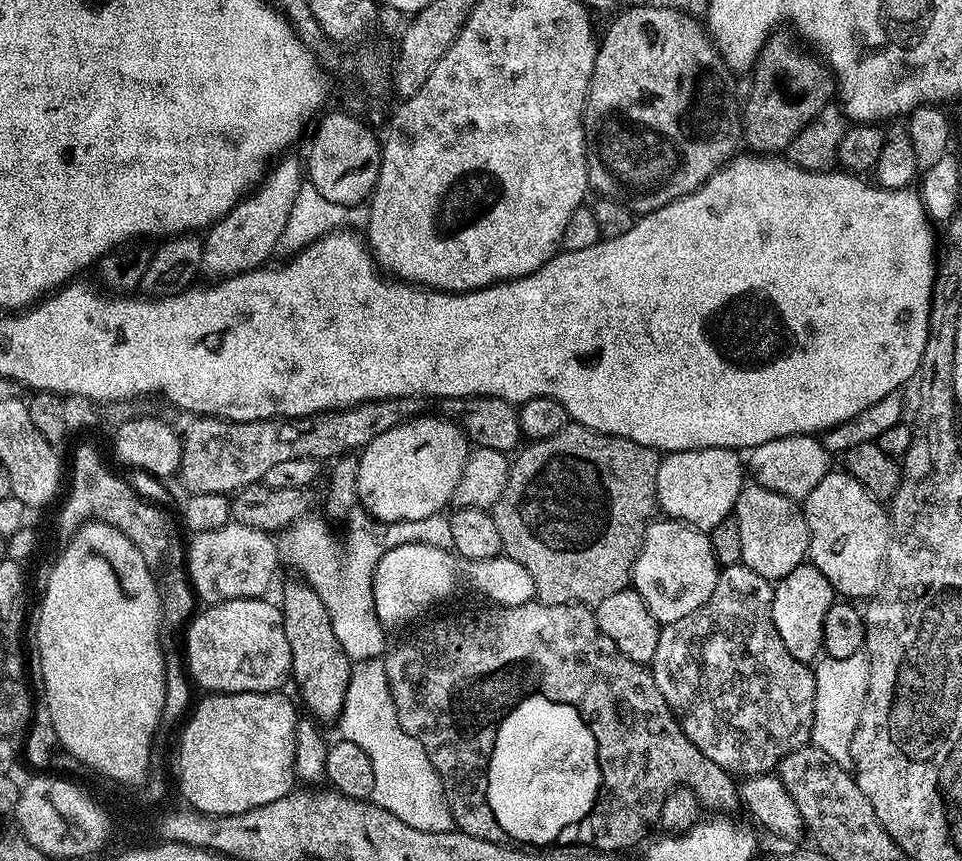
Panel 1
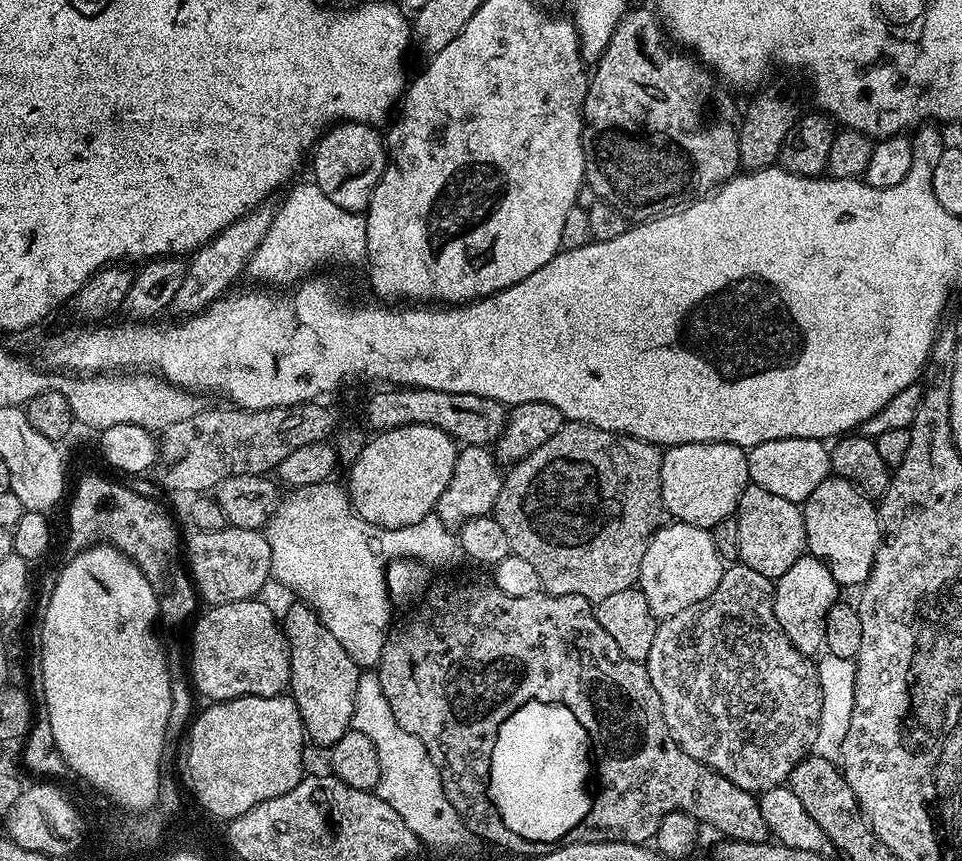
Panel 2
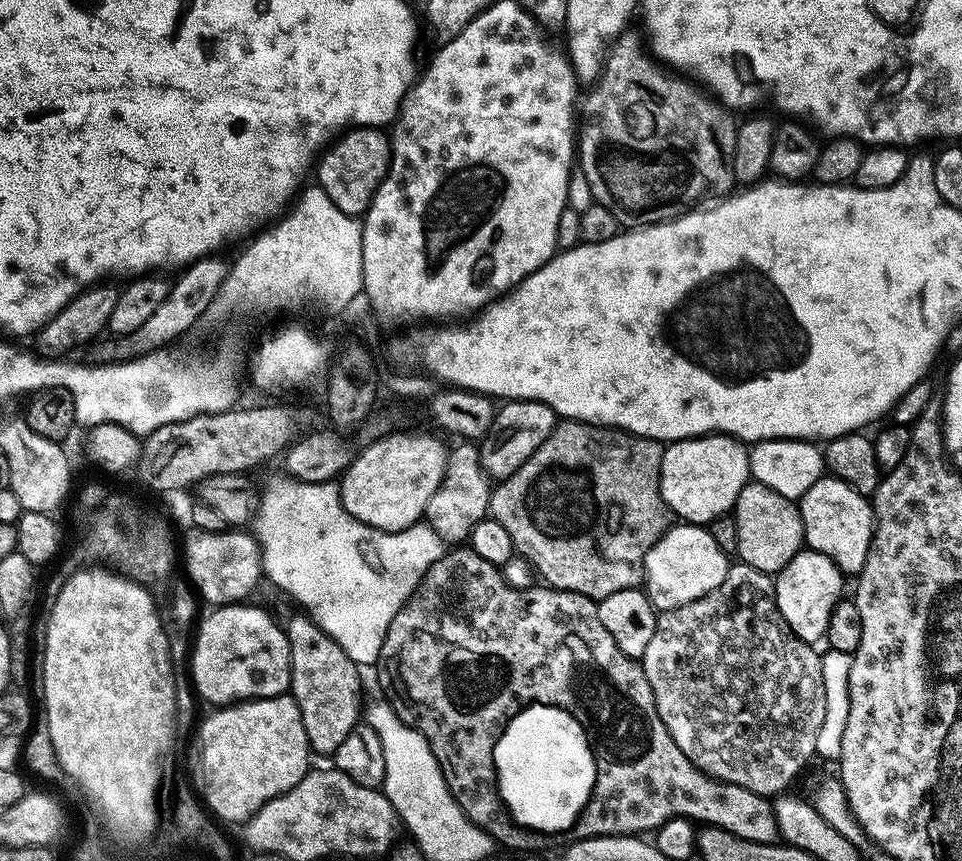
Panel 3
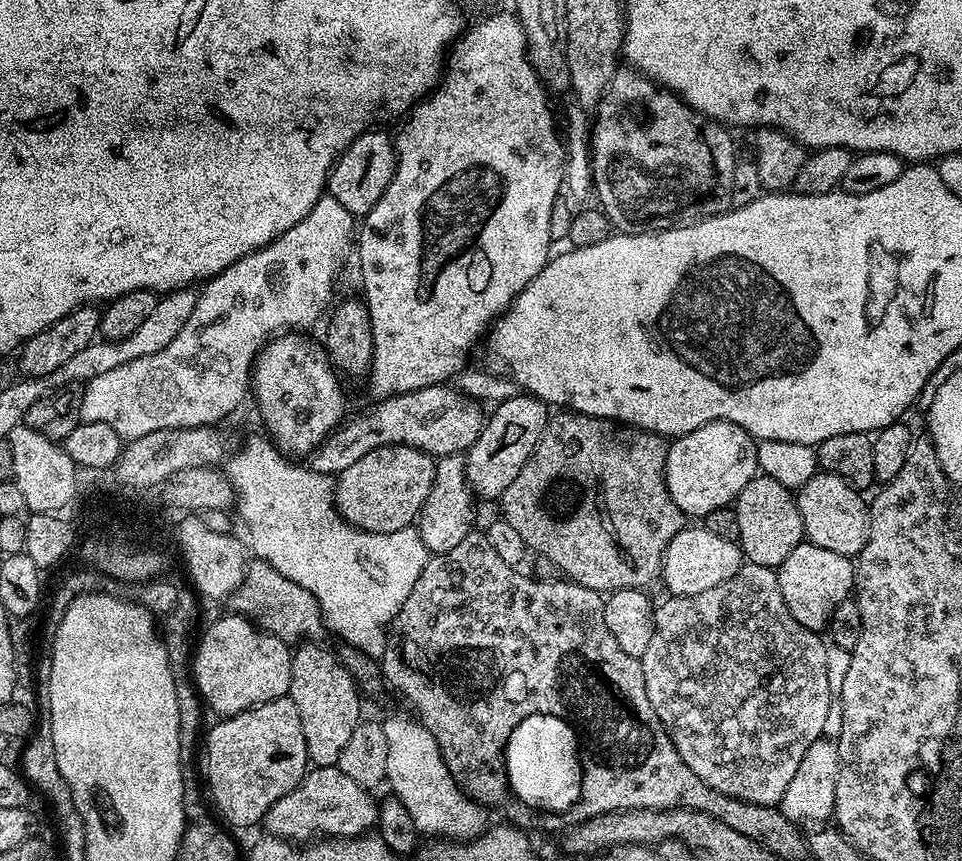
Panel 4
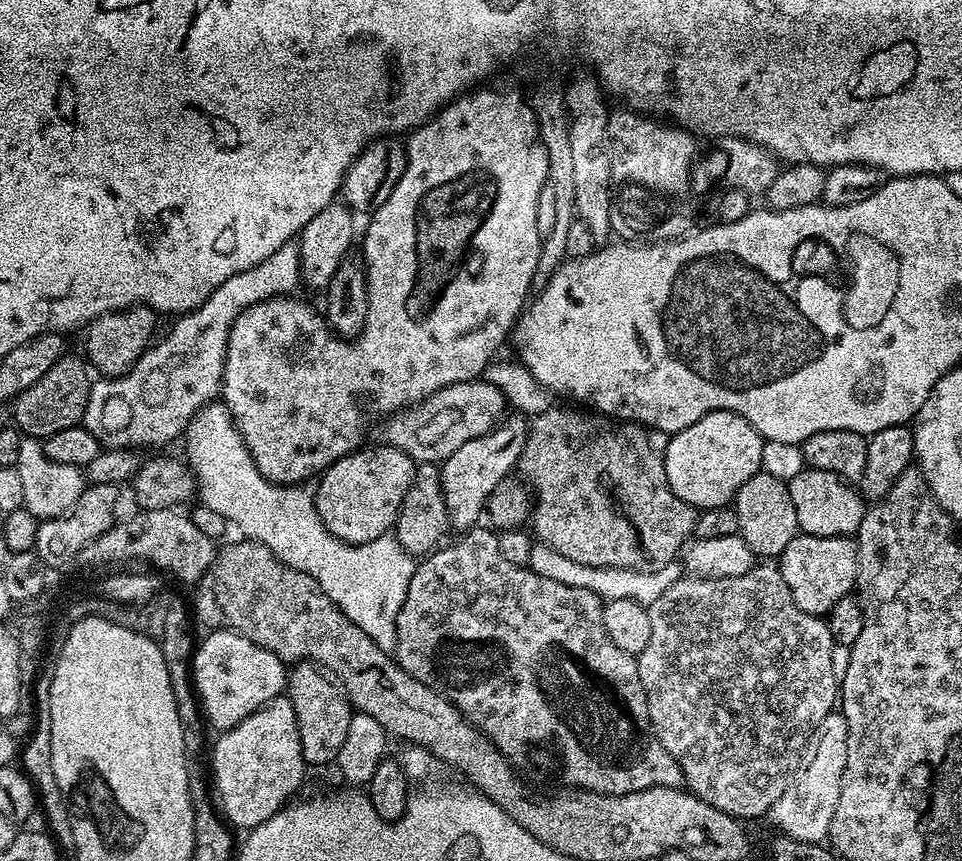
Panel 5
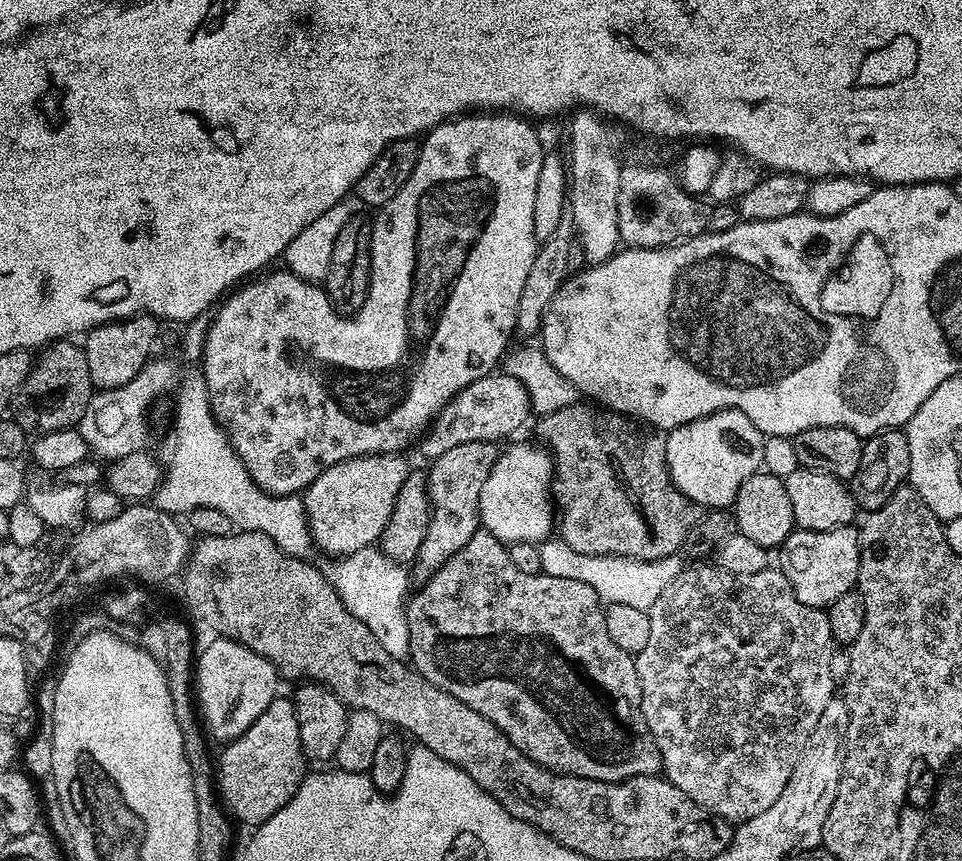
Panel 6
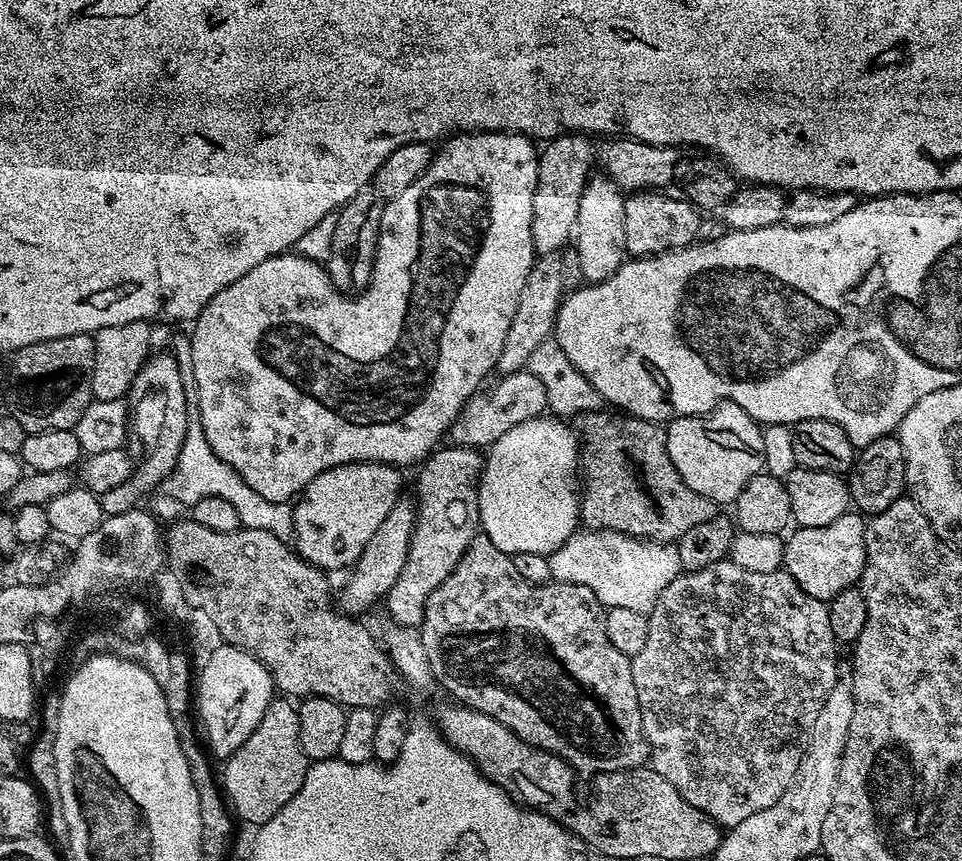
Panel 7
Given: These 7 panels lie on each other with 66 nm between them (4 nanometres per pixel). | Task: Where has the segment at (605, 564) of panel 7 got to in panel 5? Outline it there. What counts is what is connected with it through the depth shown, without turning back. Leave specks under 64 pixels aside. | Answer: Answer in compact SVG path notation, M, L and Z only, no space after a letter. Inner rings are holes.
M539 542L533 543L528 567L531 568L534 574L538 574L542 578L550 578L554 582L562 582L566 586L578 586L590 590L605 602L618 598L630 598L634 602L645 606L654 603L675 580L681 579L682 576L681 565L676 562L662 566L653 572L632 572L628 568L582 566L580 562L570 562L570 558L558 554L552 548L547 548Z

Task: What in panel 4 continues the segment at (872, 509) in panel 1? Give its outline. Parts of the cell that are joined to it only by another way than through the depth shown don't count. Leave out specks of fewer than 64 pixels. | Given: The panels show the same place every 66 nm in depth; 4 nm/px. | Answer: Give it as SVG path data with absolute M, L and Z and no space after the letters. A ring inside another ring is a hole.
M823 470L817 471L795 493L798 510L802 514L804 540L849 558L859 556L868 532L868 504L860 496L863 495L842 478Z

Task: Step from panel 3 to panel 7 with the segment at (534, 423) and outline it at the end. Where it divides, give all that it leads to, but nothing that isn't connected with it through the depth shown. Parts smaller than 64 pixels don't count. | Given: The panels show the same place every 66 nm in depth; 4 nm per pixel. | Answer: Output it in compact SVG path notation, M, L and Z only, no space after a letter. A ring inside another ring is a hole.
M471 446L437 447L436 451L419 465L416 476L416 525L406 554L406 566L386 597L388 612L400 626L418 626L424 621L426 602L430 594L458 566L470 542L481 531L477 477L484 467L485 457Z

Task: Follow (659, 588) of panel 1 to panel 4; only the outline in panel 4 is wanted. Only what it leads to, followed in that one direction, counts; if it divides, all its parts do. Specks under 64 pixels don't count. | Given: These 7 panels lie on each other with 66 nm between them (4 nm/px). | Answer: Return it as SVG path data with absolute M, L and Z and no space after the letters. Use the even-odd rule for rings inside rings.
M686 526L672 539L670 546L666 546L662 581L673 596L693 596L710 590L710 586L718 586L718 582L726 582L726 578L734 578L744 563L737 541L718 538L718 534L710 534L710 530L702 526Z

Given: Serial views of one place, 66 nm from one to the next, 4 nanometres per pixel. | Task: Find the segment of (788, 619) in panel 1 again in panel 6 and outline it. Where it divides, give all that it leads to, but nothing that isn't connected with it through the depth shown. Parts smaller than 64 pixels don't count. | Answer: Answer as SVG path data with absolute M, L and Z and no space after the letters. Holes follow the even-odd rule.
M855 527L834 530L793 530L778 549L779 571L790 582L798 602L811 608L828 609L834 598L856 588L860 565L860 533Z

